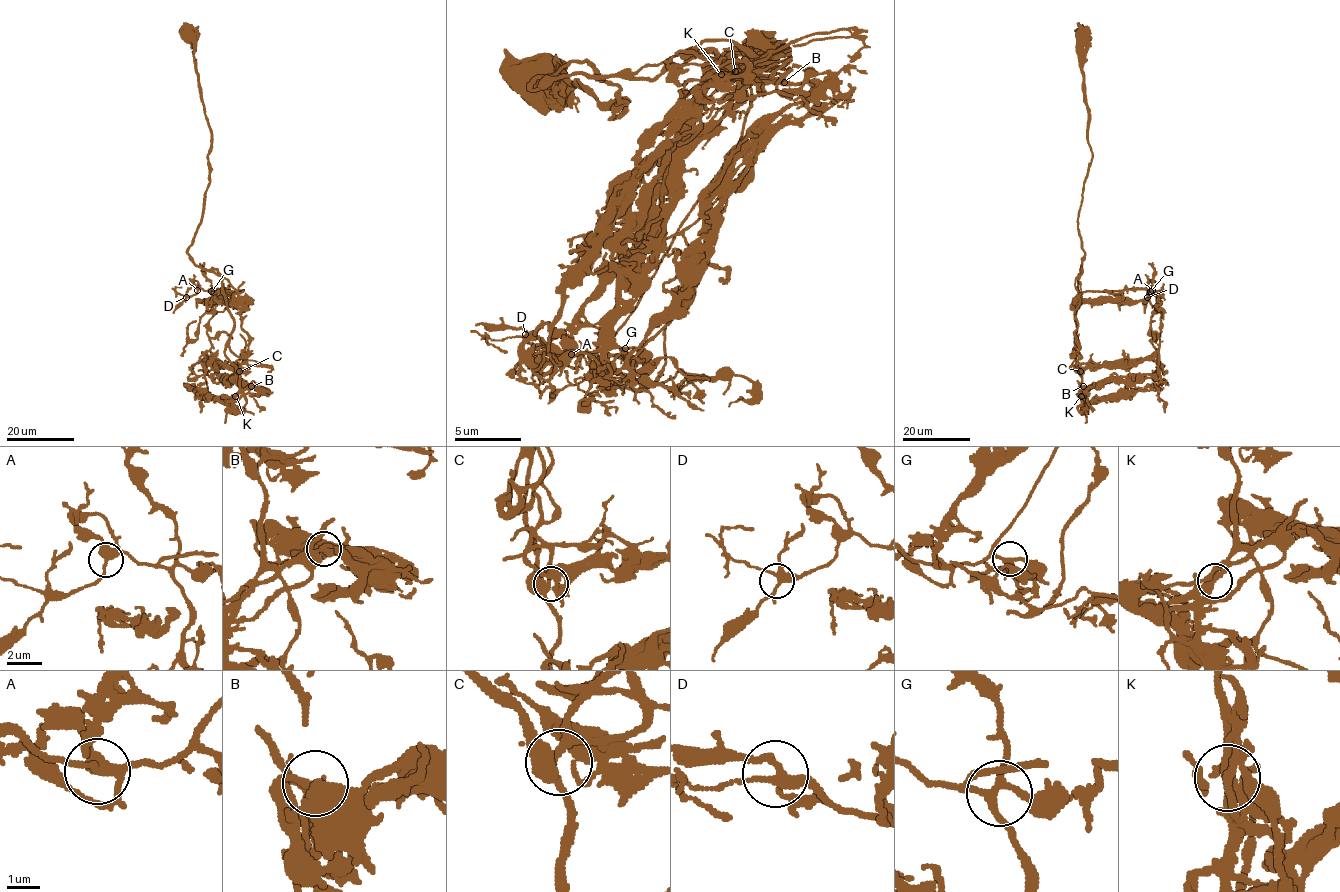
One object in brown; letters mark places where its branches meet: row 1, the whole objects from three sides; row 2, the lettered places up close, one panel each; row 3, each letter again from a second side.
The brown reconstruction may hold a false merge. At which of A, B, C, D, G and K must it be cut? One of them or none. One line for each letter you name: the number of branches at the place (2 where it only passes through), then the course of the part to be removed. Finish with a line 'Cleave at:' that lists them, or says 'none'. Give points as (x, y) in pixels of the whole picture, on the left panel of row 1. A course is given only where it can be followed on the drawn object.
Cleave at: none

